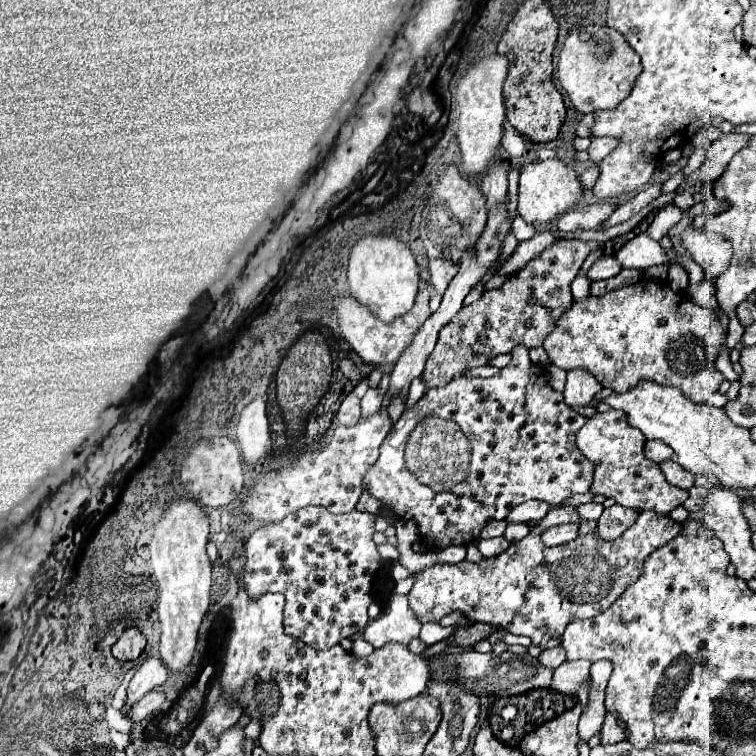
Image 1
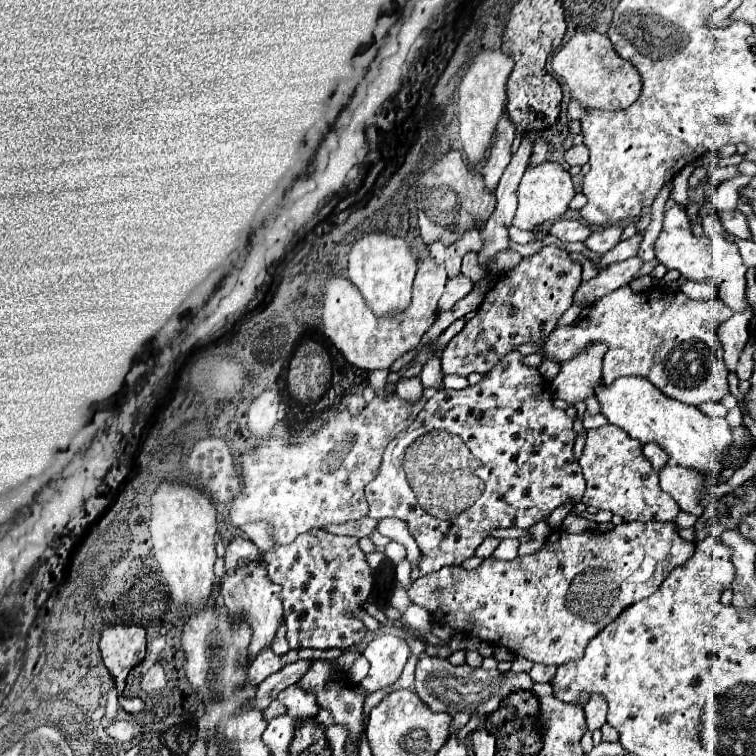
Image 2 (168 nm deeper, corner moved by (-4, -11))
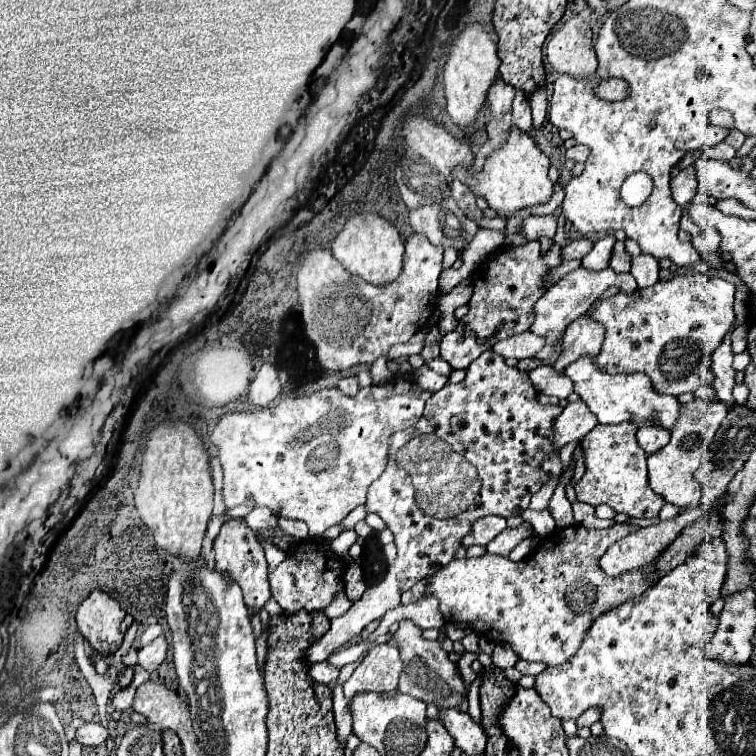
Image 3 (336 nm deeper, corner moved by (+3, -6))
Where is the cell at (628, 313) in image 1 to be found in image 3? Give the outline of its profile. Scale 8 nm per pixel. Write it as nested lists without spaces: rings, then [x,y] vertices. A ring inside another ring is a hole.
[[[687,275],[675,277],[671,281],[657,281],[653,287],[637,289],[633,295],[617,293],[607,299],[593,303],[589,317],[603,323],[605,341],[595,365],[605,373],[645,373],[649,375],[653,389],[665,395],[681,395],[687,391],[697,391],[705,383],[713,383],[713,369],[709,367],[711,353],[721,343],[725,331],[735,323],[733,311],[735,285],[719,277],[707,275]]]

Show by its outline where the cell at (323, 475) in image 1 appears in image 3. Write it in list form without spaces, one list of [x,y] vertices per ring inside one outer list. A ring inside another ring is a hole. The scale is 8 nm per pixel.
[[[403,375],[403,377],[393,377],[391,383],[387,385],[371,385],[371,387],[363,387],[359,389],[359,393],[355,397],[347,397],[347,395],[341,395],[339,389],[323,389],[311,397],[297,397],[297,399],[285,399],[281,401],[279,405],[275,407],[269,407],[269,409],[255,409],[255,411],[241,411],[241,413],[227,413],[217,429],[213,431],[213,443],[217,445],[219,449],[219,455],[221,455],[221,467],[223,467],[223,501],[225,501],[225,507],[227,509],[233,509],[237,505],[243,505],[245,501],[255,501],[255,505],[263,505],[263,507],[269,507],[277,517],[285,517],[285,519],[301,519],[307,523],[309,527],[309,535],[311,537],[321,537],[323,531],[331,525],[337,525],[349,511],[353,511],[355,507],[363,505],[365,503],[365,495],[367,495],[367,487],[385,471],[385,465],[387,465],[387,441],[389,437],[395,433],[395,431],[401,431],[401,429],[409,429],[413,427],[421,413],[423,413],[423,407],[425,407],[425,401],[431,397],[431,393],[427,391],[421,391],[417,387],[417,383],[413,381],[411,375]]]

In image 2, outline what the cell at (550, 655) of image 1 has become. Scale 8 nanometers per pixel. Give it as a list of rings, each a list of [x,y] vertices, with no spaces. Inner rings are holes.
[[[534,664],[532,668],[530,668],[530,678],[534,680],[534,682],[550,682],[552,680],[552,676],[556,674],[556,668],[552,668],[552,666],[540,666],[540,664]]]

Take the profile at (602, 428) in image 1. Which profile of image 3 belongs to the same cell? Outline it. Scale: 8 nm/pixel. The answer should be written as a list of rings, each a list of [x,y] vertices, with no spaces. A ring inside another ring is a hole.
[[[621,423],[621,425],[595,425],[585,439],[581,439],[581,451],[585,461],[585,475],[575,485],[577,501],[589,503],[593,507],[605,503],[613,507],[617,513],[625,513],[627,517],[657,517],[665,501],[653,493],[647,479],[647,455],[637,445],[635,439],[637,425]]]

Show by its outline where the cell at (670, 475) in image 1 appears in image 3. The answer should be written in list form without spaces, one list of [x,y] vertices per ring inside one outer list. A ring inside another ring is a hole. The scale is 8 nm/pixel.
[[[695,399],[681,407],[681,417],[679,417],[677,425],[671,429],[671,441],[661,451],[649,455],[649,459],[647,459],[649,485],[667,503],[673,503],[683,509],[697,505],[697,501],[701,497],[701,485],[697,485],[695,471],[701,465],[701,455],[703,455],[705,447],[711,443],[715,431],[719,429],[719,425],[727,417],[727,413],[729,413],[729,407],[725,407],[721,401]]]

